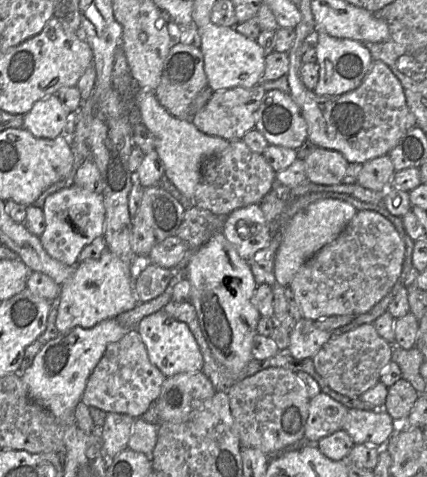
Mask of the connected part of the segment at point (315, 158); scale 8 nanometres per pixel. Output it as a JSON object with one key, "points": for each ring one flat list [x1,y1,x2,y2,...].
{"points":[[315,146,304,164,308,181,329,186,342,183,349,162,338,151]]}

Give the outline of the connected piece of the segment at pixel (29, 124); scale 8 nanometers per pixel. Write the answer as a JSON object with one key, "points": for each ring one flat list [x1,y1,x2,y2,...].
{"points":[[51,95,37,101,24,115,23,128,33,136,43,139,55,139,68,130,70,114,57,95]]}

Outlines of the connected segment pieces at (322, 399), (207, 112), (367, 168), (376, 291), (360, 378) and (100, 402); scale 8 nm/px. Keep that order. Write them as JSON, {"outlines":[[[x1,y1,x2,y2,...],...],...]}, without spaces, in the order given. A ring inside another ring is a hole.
{"outlines":[[[321,392,309,401,304,438,317,444,323,437,342,428,348,408]],[[261,82,251,88,234,87,213,92,207,104,190,121,199,131,206,135,217,136,227,141,242,140,248,131,255,128,257,112,265,92]],[[382,155,362,164,357,184,375,192,384,192,395,172,389,155]],[[357,210,339,236,313,255,296,273,289,287,303,318,316,321,332,315,358,315,369,311,397,281,404,259,404,243,393,224,371,210]],[[371,323,331,337,313,357,317,373,327,385,348,397,359,397,373,387,387,367,392,356,392,344,382,338]],[[130,330,117,342,107,346,104,355,88,378,81,401,106,413,140,418,158,399,166,377,154,366,137,331]]]}

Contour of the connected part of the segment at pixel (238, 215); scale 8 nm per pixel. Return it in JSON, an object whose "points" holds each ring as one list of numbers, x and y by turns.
{"points":[[249,205,229,214,223,226,225,238,244,260,250,260,257,252,271,243,271,229,260,205]]}

